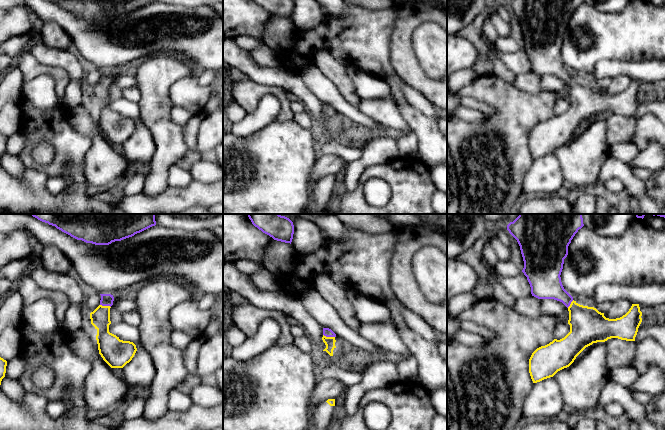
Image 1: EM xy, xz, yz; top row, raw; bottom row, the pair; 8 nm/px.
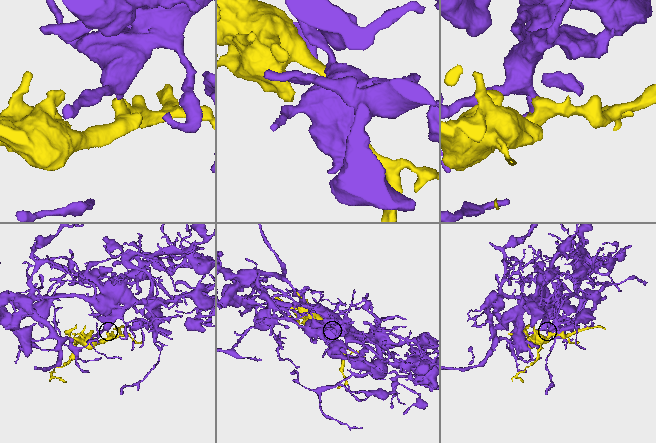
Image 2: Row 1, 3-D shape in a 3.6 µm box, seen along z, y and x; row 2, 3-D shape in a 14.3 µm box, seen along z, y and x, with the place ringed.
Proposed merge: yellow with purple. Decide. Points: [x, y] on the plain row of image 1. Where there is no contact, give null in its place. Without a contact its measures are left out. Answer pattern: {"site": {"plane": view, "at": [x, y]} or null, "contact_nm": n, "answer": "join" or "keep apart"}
{"site": {"plane": "xz", "at": [329, 113]}, "contact_nm": 100, "answer": "join"}

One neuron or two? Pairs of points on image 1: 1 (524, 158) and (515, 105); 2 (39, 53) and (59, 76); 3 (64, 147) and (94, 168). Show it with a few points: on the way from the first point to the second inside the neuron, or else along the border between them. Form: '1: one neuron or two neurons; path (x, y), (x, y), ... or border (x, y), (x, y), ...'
1: one neuron; path (515, 145), (515, 118)
2: two neurons; border (29, 51), (42, 63), (62, 67), (69, 77)
3: two neurons; border (90, 138), (90, 147), (84, 158), (86, 181)

